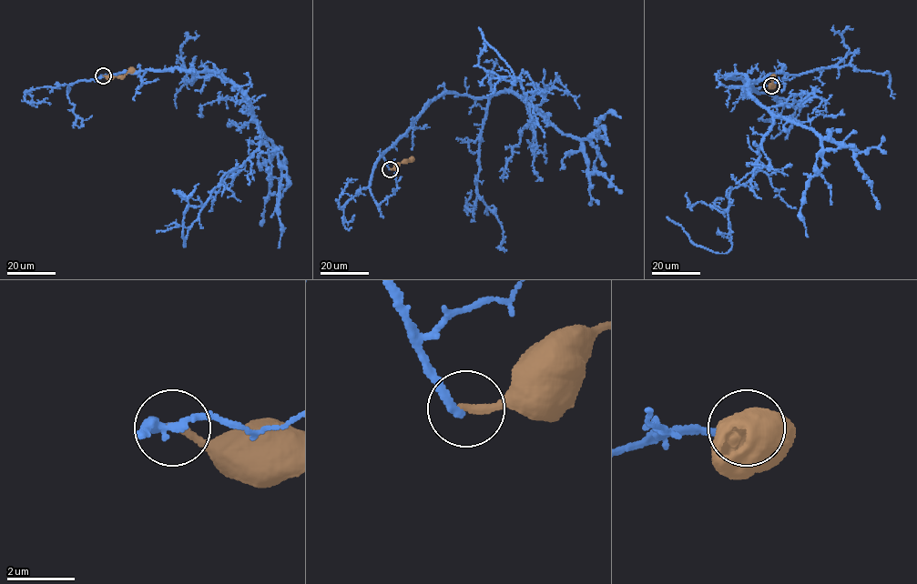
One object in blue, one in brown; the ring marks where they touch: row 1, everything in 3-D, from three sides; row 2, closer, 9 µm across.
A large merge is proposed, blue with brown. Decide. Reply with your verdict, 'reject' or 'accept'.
reject

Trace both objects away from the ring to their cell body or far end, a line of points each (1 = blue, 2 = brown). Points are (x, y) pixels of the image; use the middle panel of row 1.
1: (390, 168), (382, 156), (443, 95), (545, 98), (525, 96), (515, 76), (513, 85), (478, 27)
2: (390, 168), (412, 159)

